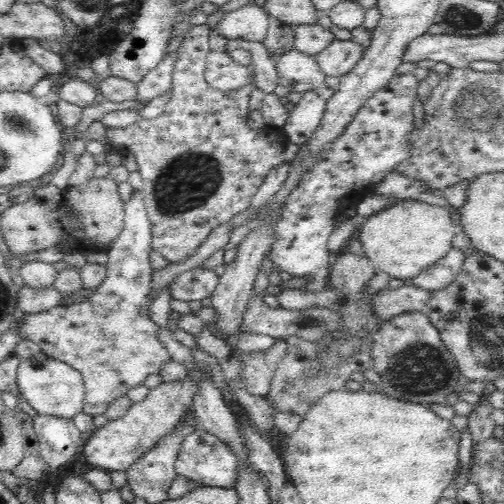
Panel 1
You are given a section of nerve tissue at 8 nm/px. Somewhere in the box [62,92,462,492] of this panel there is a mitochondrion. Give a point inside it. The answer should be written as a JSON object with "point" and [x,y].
{"point":[189,180]}

